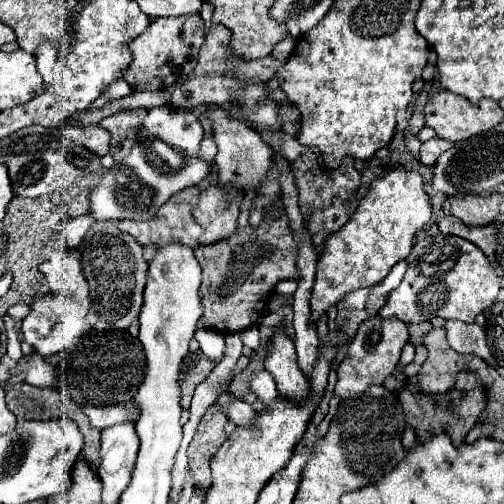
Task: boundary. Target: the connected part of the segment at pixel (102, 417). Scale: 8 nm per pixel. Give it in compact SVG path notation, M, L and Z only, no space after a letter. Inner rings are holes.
M131 400L127 404L115 404L115 406L105 406L105 408L85 406L83 412L87 414L93 428L103 430L103 428L109 428L109 426L115 426L115 424L135 422L141 414L141 408L135 400Z

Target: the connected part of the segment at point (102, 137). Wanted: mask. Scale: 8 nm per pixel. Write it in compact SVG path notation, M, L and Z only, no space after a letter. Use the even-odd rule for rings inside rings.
M99 124L69 126L65 134L69 140L77 142L79 146L85 146L95 156L105 156L109 152L109 134Z

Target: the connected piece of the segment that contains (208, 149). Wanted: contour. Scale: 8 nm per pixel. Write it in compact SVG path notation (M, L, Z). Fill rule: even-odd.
M211 136L205 138L205 140L201 142L201 150L199 150L199 154L203 156L203 160L207 160L207 162L213 164L213 158L215 158L215 154L217 154L217 144L215 144L215 140L213 140Z

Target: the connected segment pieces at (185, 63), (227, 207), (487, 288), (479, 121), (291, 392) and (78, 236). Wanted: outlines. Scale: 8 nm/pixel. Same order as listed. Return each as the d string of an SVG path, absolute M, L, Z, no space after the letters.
M183 14L175 18L155 18L149 22L143 34L139 34L129 50L133 54L133 62L125 72L125 80L133 90L163 90L189 74L193 74L197 54L201 44L205 42L205 22L201 14Z
M209 186L207 190L201 190L199 204L193 208L193 218L203 228L203 234L199 238L201 246L225 240L235 232L239 198L233 196L233 200L227 204L227 196L233 196L231 188Z
M423 236L411 250L409 268L401 284L389 294L381 318L399 318L405 324L427 322L435 316L443 320L461 320L471 324L477 314L487 310L499 294L499 278L487 256L469 240L459 236Z
M443 90L437 96L433 96L425 106L425 124L431 126L437 132L439 138L445 138L445 140L451 140L451 142L467 140L475 134L487 132L487 130L495 128L501 120L503 120L503 110L491 98L483 98L479 104L471 104L463 96L449 94L447 90Z
M277 328L267 344L265 368L273 374L281 396L289 400L305 400L309 396L309 380L301 372L293 340L283 328Z
M87 214L79 216L79 218L71 220L71 222L67 222L67 226L65 226L65 232L67 232L65 234L65 248L67 250L77 248L91 224L93 224L93 218L87 218Z

